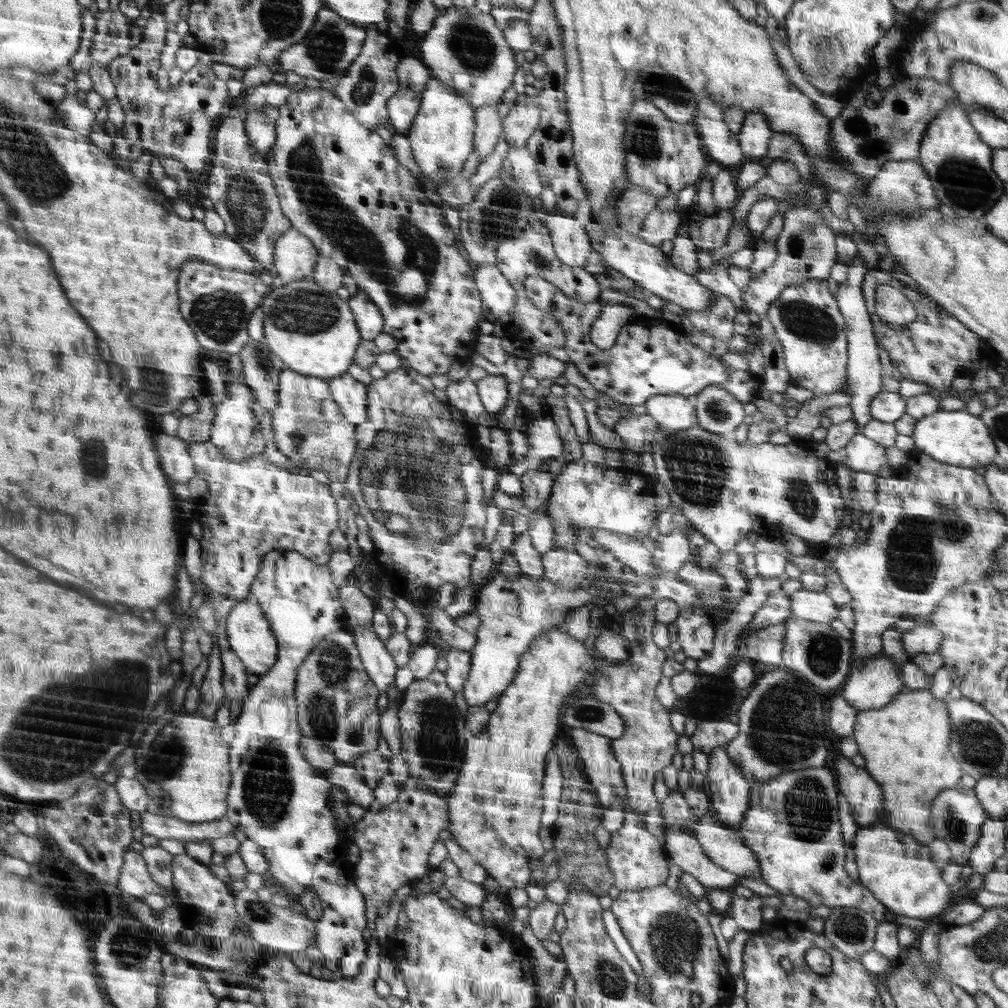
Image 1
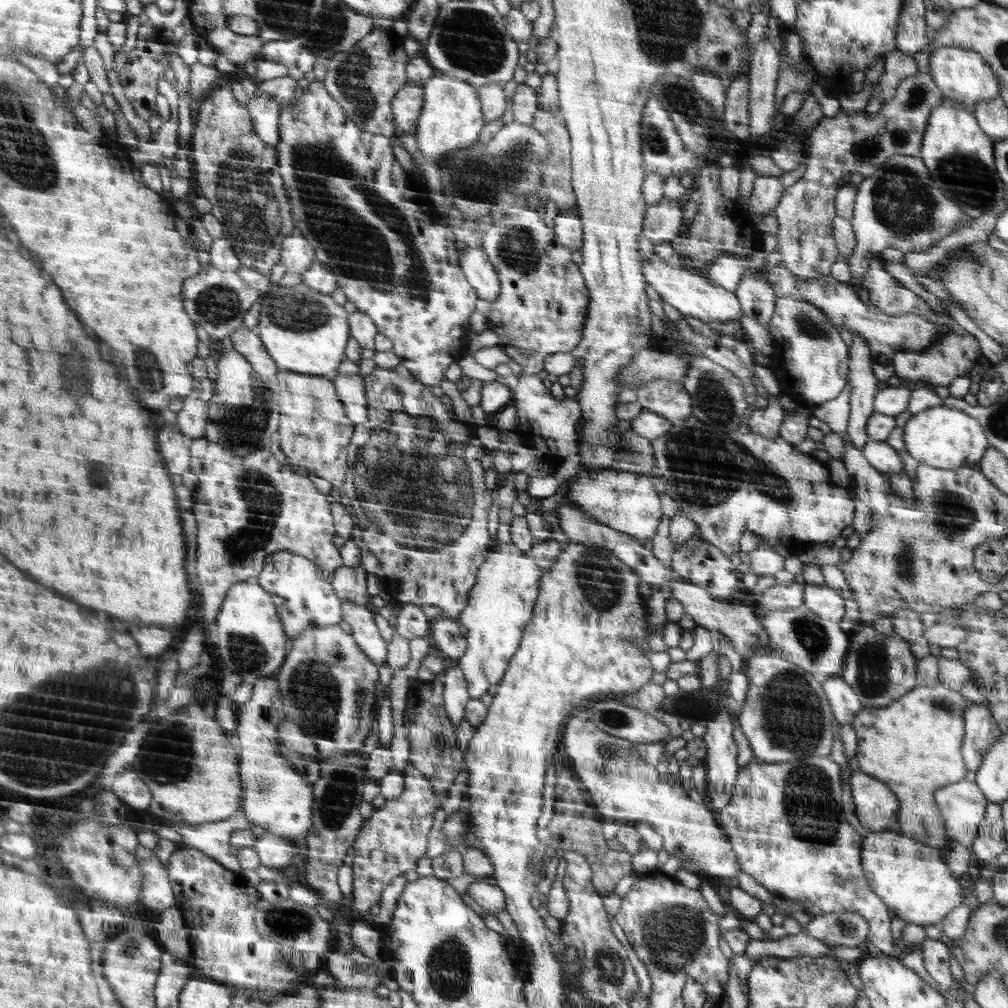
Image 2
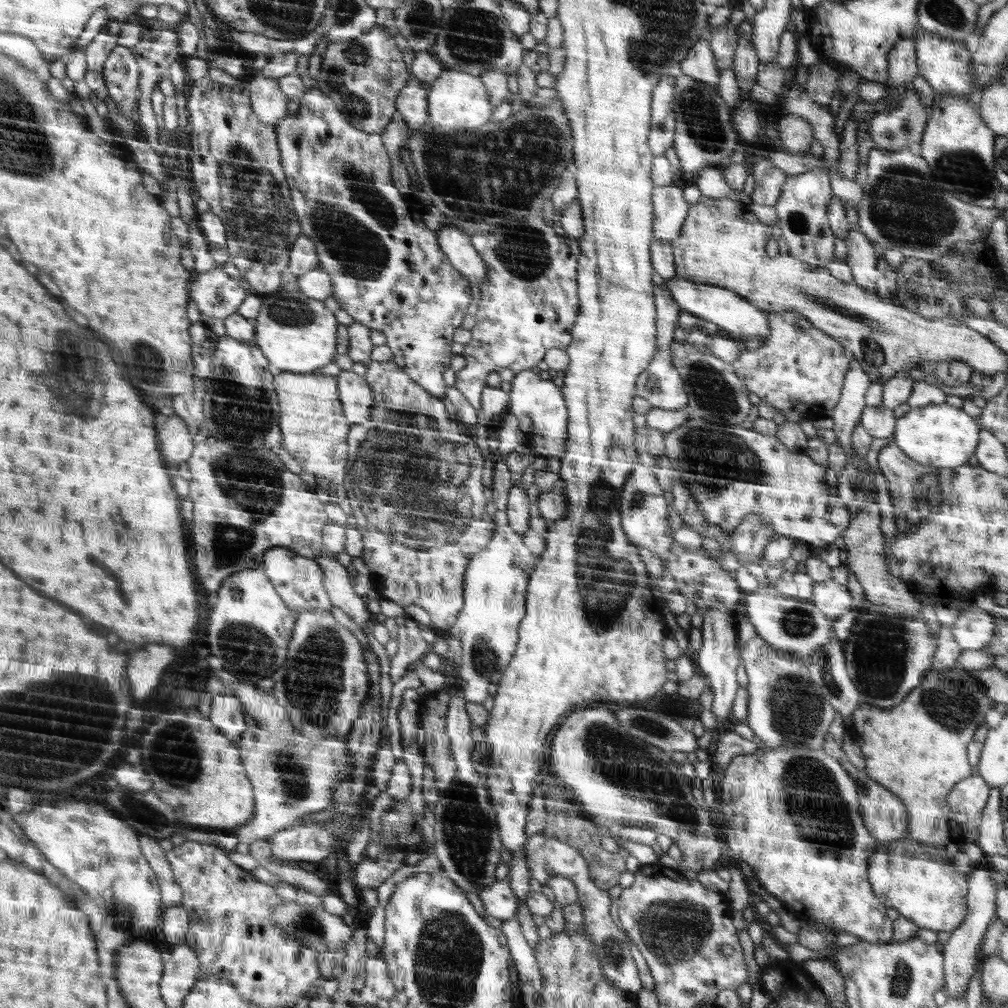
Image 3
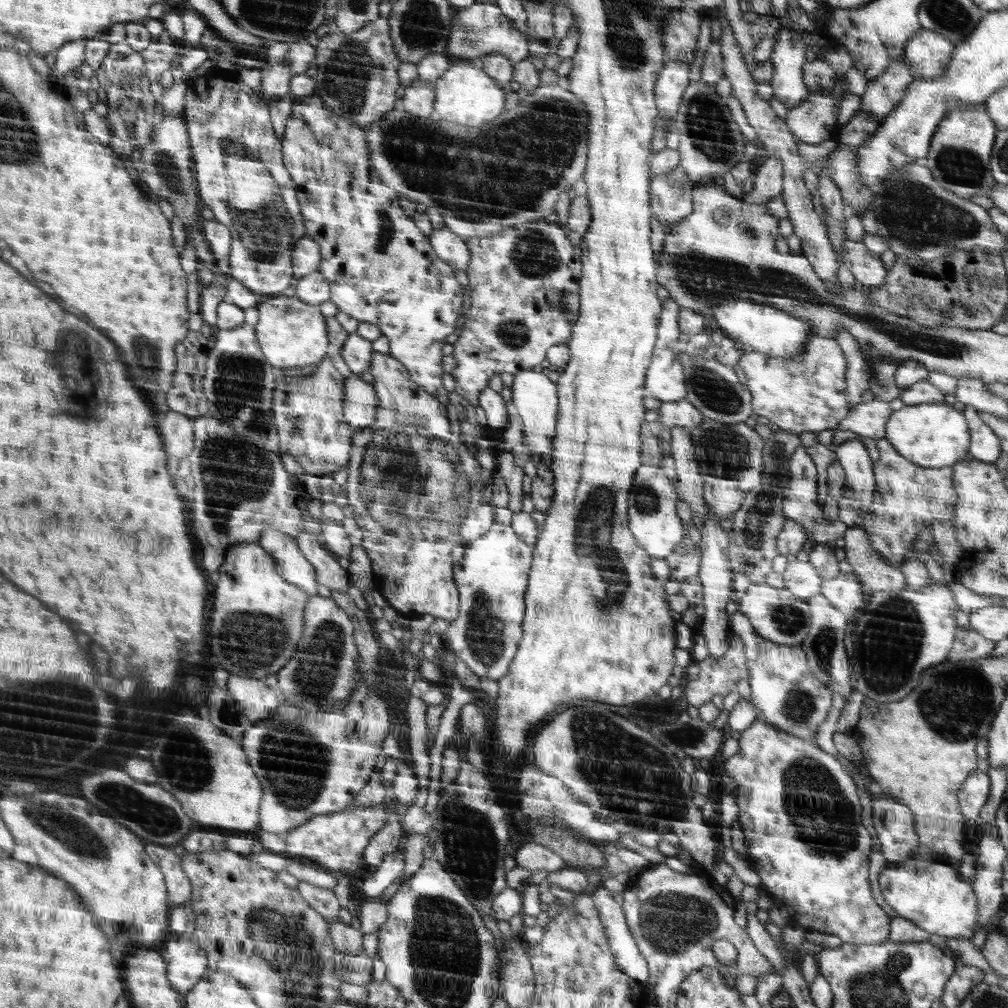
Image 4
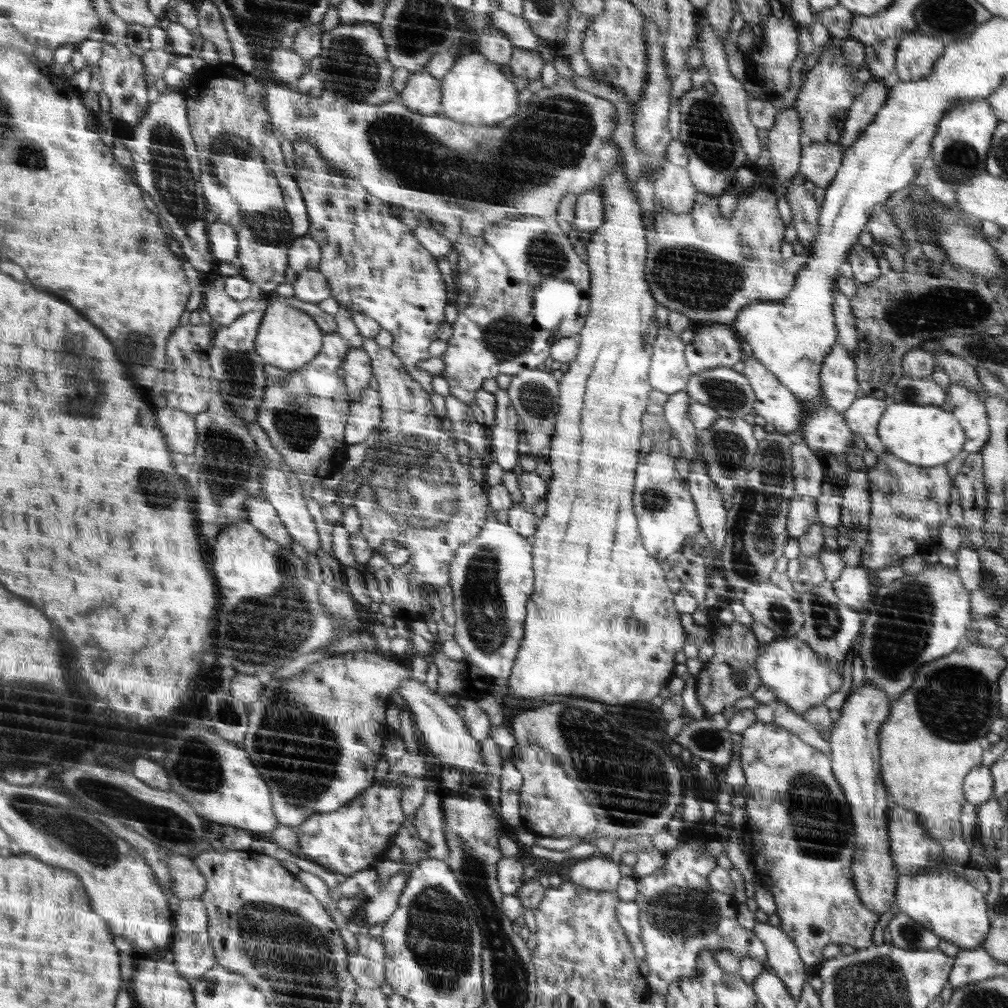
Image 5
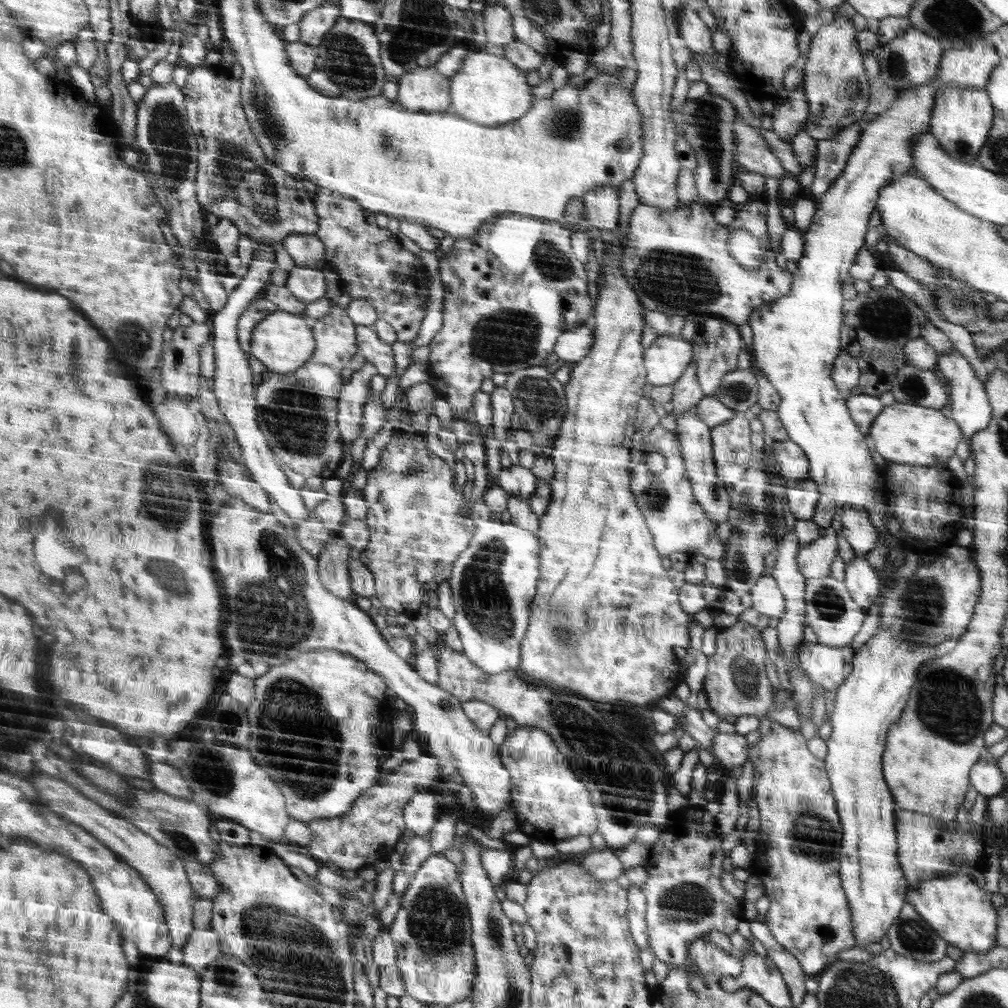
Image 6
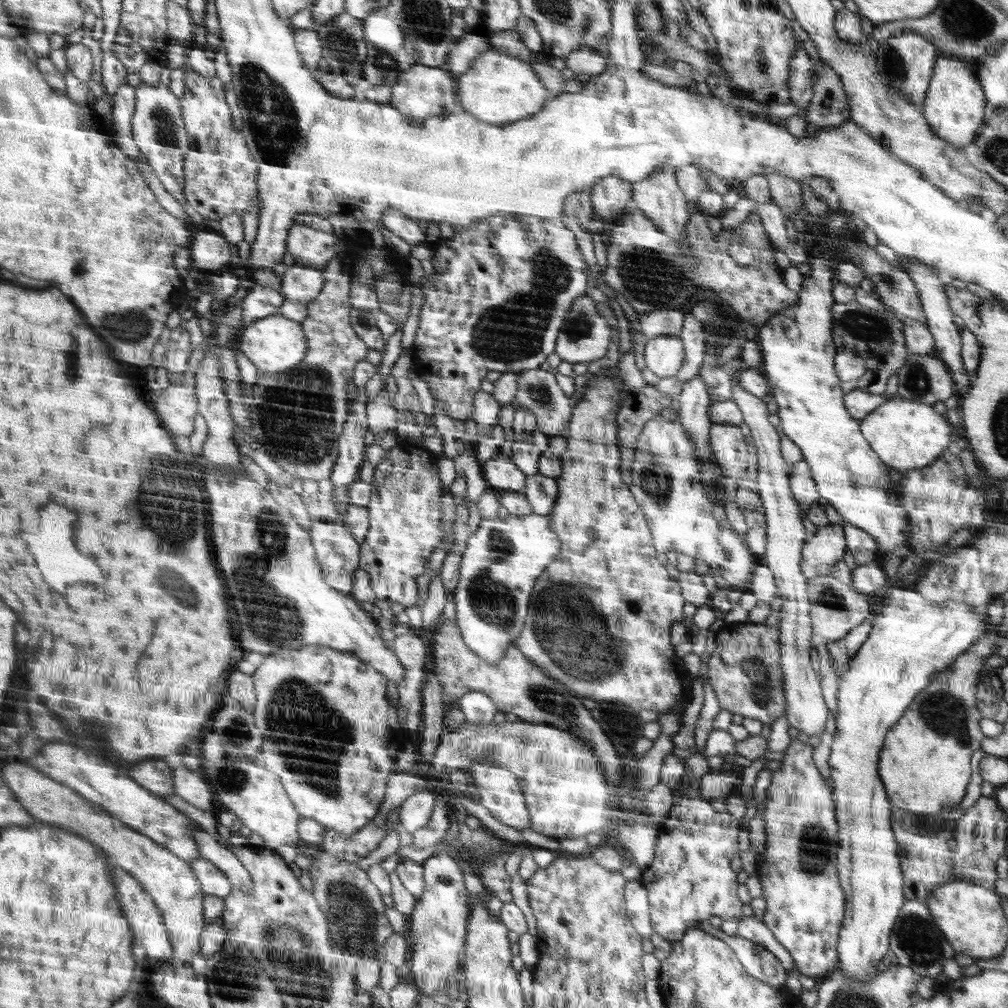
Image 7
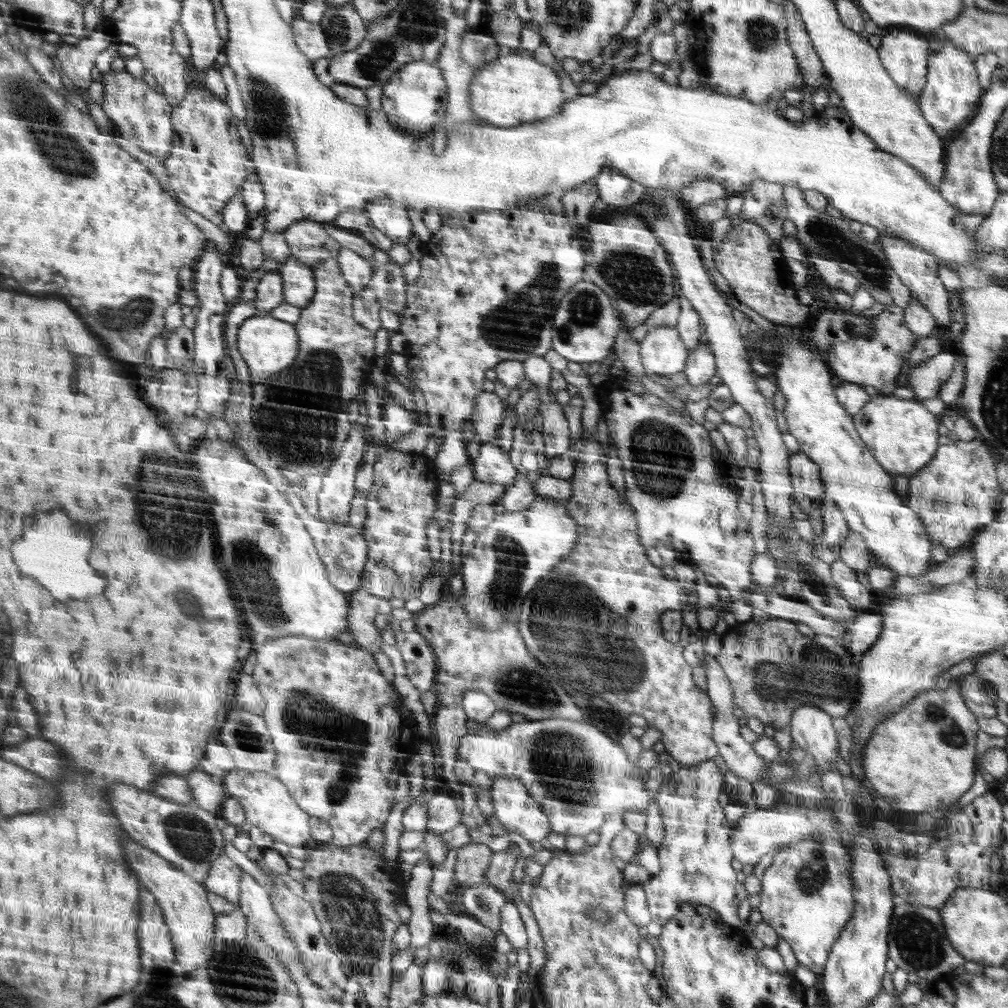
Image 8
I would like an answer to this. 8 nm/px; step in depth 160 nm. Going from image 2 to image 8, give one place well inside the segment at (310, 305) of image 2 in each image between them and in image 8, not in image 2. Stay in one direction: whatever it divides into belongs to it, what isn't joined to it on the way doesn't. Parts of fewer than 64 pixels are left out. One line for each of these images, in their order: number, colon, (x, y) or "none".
3: (297, 333)
4: (291, 333)
5: (288, 338)
6: (283, 341)
7: (273, 344)
8: (268, 345)

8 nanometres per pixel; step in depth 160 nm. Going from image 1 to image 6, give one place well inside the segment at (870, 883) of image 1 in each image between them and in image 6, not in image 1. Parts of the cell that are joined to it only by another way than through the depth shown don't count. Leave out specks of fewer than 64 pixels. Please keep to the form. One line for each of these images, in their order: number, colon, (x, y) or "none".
2: (919, 888)
3: (930, 893)
4: (940, 902)
5: (944, 902)
6: (961, 913)

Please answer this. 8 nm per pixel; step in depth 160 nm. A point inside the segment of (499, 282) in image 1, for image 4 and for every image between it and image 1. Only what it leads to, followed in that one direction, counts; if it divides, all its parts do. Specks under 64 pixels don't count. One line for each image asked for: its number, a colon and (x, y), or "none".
2: (477, 268)
3: (463, 256)
4: (451, 248)

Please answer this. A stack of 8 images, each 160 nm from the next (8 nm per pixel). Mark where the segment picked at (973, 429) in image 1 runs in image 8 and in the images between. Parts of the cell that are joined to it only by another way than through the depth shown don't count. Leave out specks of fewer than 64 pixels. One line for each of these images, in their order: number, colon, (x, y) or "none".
2: (947, 438)
3: (941, 436)
4: (930, 435)
5: (923, 434)
6: (906, 433)
7: (907, 435)
8: (903, 436)

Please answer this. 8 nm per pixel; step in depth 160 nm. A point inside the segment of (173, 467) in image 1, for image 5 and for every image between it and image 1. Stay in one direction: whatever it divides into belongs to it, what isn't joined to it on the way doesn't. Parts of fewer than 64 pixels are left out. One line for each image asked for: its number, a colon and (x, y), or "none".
2: (175, 446)
3: (177, 442)
4: (180, 439)
5: (179, 427)

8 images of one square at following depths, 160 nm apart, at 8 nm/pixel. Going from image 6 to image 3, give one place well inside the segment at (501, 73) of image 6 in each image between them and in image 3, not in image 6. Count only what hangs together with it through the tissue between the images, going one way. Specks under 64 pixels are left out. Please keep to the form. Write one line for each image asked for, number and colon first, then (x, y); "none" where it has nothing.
3: (458, 101)
4: (466, 94)
5: (475, 91)

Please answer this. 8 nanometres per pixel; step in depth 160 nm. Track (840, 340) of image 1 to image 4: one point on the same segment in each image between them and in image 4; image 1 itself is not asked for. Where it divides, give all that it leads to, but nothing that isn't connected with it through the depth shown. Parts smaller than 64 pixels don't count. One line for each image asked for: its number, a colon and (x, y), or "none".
2: (807, 340)
3: (800, 369)
4: (806, 392)

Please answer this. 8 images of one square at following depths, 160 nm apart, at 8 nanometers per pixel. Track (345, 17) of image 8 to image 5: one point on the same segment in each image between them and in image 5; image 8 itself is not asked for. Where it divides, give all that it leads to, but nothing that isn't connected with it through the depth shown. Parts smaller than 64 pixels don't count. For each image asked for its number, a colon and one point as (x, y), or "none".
5: (355, 67)
6: (351, 50)
7: (343, 37)

